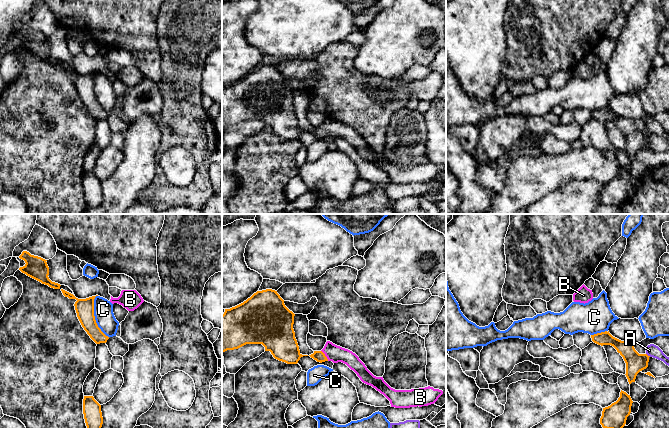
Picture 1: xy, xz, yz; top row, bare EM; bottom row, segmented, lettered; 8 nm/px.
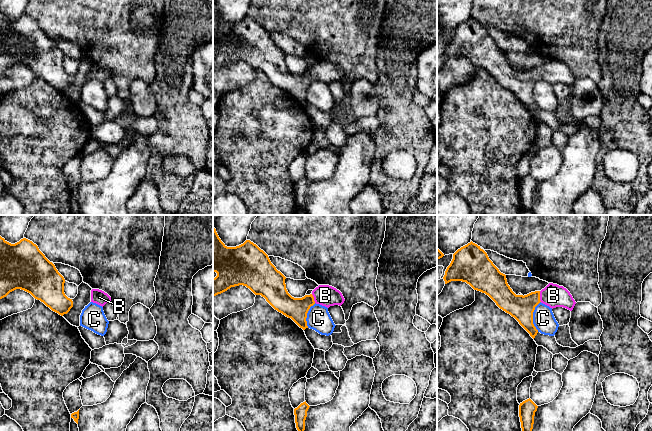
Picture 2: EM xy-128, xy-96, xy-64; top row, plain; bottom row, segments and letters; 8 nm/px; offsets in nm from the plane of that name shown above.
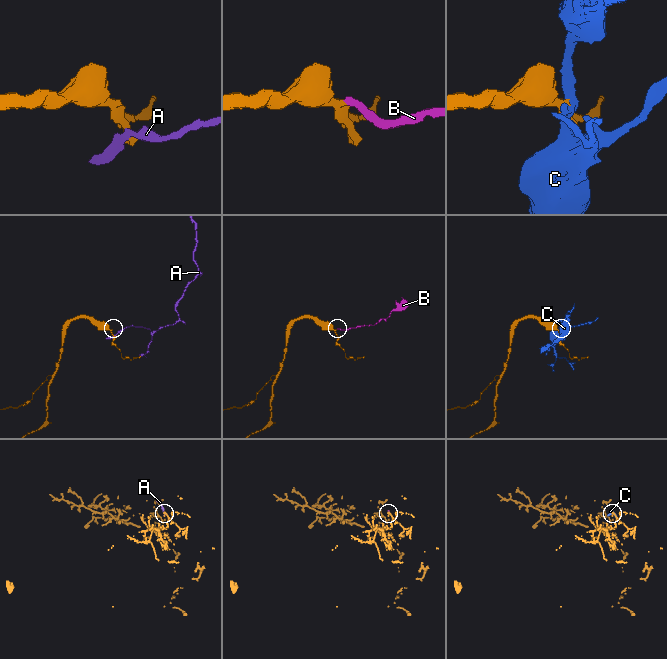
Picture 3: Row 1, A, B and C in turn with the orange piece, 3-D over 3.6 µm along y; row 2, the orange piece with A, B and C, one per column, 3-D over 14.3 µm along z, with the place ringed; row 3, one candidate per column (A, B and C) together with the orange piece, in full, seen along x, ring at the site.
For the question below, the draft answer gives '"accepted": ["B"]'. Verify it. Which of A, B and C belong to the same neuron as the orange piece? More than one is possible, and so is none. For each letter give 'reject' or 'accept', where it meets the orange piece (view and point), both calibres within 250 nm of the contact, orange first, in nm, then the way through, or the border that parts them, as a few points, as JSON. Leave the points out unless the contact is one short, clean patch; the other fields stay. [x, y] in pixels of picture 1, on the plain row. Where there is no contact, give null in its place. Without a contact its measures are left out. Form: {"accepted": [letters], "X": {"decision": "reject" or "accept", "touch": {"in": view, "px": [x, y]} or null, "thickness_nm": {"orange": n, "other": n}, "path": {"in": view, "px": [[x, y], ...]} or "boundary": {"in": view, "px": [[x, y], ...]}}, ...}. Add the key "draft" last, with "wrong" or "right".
{"accepted": ["B"], "A": {"decision": "reject", "touch": {"in": "yz", "px": [647, 131]}, "thickness_nm": {"orange": 160, "other": 100}, "boundary": {"in": "yz", "px": [[646, 129], [650, 132]]}}, "B": {"decision": "accept", "touch": {"in": "xz", "px": [324, 131]}, "thickness_nm": {"orange": 90, "other": 140}, "path": {"in": "xz", "px": [[319, 132], [324, 131], [334, 129]]}}, "C": {"decision": "reject", "touch": {"in": "xy", "px": [94, 92]}, "thickness_nm": {"orange": 150, "other": 160}, "boundary": {"in": "xy", "px": [[96, 71], [94, 75], [94, 95], [97, 102], [108, 113]]}}, "draft": "right"}

